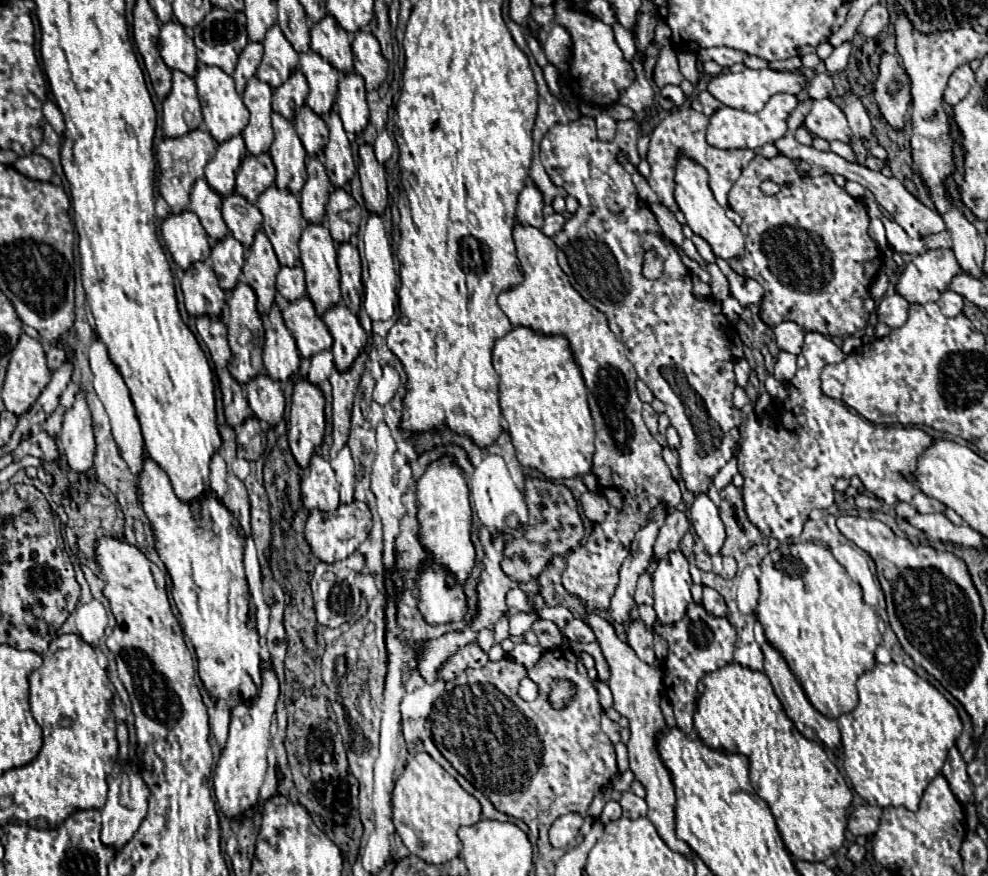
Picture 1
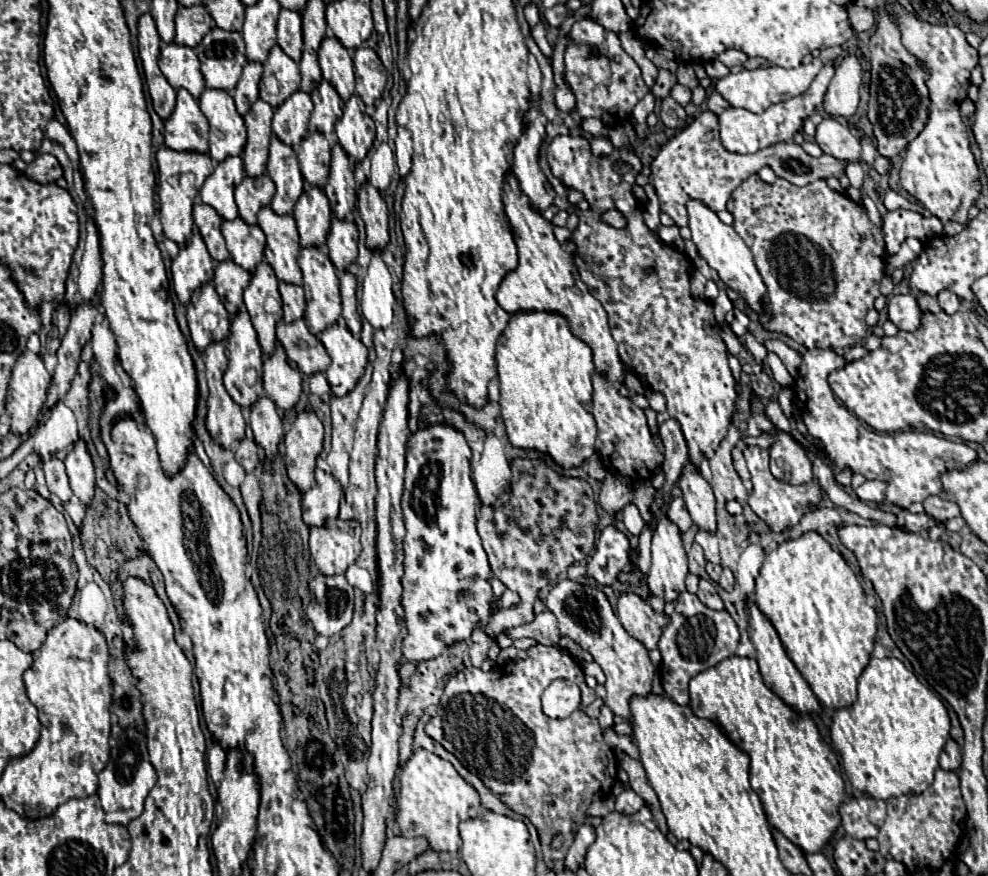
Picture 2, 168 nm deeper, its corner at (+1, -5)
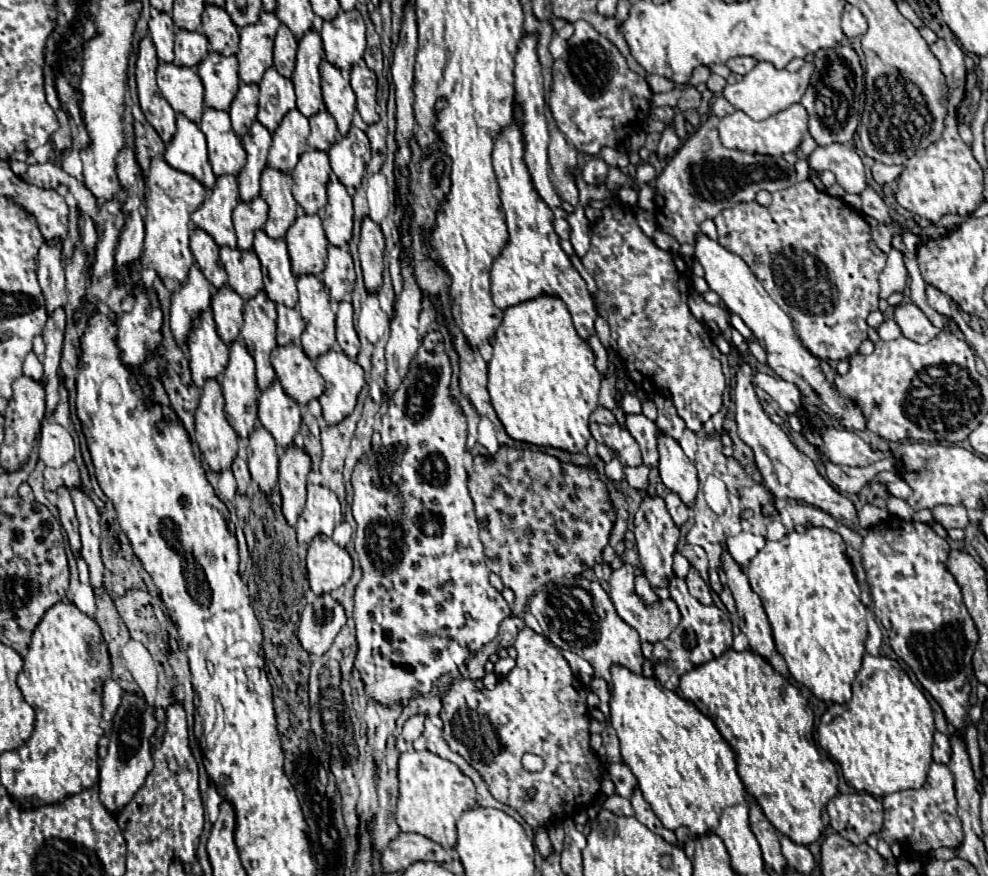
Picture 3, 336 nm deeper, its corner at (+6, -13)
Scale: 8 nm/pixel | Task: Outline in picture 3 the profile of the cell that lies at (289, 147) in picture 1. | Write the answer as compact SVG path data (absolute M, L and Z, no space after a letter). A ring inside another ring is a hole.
M267 166L261 174L261 198L269 206L265 234L275 240L285 238L289 226L297 216L297 202L291 194L291 178Z

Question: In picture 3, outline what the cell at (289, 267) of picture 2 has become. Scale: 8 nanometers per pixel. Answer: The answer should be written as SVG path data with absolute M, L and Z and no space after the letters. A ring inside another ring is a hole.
M263 230L255 234L253 252L257 254L265 280L265 294L287 308L297 306L297 276L291 272L289 252L283 240L269 238Z

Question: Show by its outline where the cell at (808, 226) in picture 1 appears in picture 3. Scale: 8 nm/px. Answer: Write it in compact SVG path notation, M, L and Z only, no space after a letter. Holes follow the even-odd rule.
M805 180L791 188L773 192L773 202L767 208L757 202L741 202L723 210L715 218L715 226L719 244L745 260L769 296L785 314L789 314L805 348L817 358L847 360L857 352L859 344L867 340L867 316L877 310L879 274L885 268L887 254L883 254L873 242L871 228L861 212L853 210L841 198L819 192L809 180Z

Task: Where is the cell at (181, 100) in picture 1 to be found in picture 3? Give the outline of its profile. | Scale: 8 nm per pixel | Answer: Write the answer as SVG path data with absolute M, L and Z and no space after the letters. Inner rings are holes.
M177 114L177 134L167 144L165 162L199 180L207 190L215 186L215 174L207 160L205 134L183 114Z

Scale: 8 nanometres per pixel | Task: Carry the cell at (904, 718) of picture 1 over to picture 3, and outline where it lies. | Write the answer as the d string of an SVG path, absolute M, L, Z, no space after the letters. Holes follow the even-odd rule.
M863 656L863 666L857 672L853 682L853 696L845 704L831 704L819 722L819 746L841 766L842 774L847 784L855 792L869 792L875 798L883 798L885 794L893 794L907 788L921 788L931 758L933 746L933 710L923 696L923 692L911 682L907 672L899 666L897 660L885 656Z

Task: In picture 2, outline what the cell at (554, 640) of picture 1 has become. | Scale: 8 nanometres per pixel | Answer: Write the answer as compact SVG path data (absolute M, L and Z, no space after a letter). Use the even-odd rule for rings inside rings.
M544 460L512 462L510 500L500 508L480 508L478 534L488 554L494 576L512 592L520 594L522 604L498 610L484 632L496 638L500 632L524 626L534 620L532 604L538 592L558 574L565 573L572 562L584 560L594 546L594 528L598 524L594 492L588 482L564 478Z

